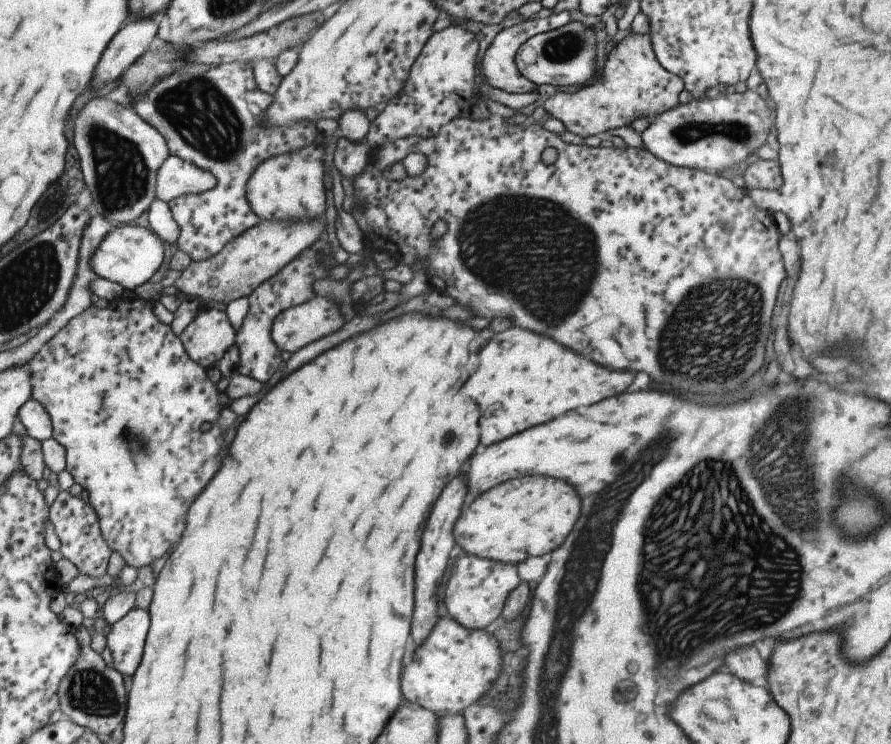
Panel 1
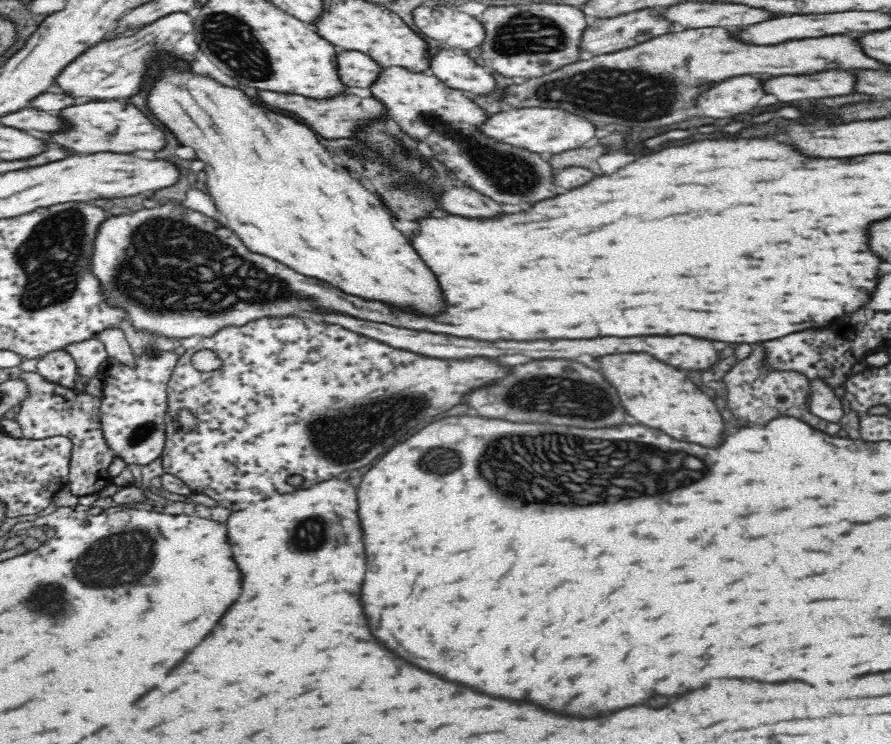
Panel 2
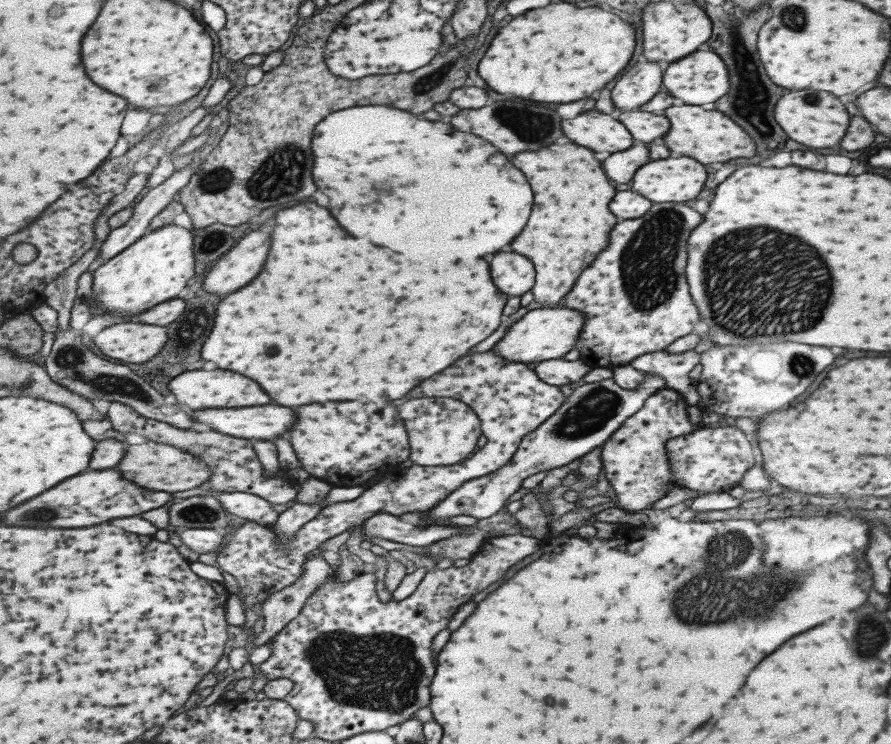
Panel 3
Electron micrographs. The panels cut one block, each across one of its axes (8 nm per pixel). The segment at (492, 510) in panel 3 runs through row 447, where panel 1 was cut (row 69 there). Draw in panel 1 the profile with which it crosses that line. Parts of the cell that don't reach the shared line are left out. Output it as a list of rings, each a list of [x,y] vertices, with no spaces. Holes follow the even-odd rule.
[[[571,20],[569,24],[531,38],[521,52],[517,54],[517,66],[521,74],[525,74],[529,80],[533,80],[539,86],[551,84],[551,86],[589,86],[589,80],[597,78],[597,42],[603,34],[593,30],[591,26],[585,26],[583,22]]]

